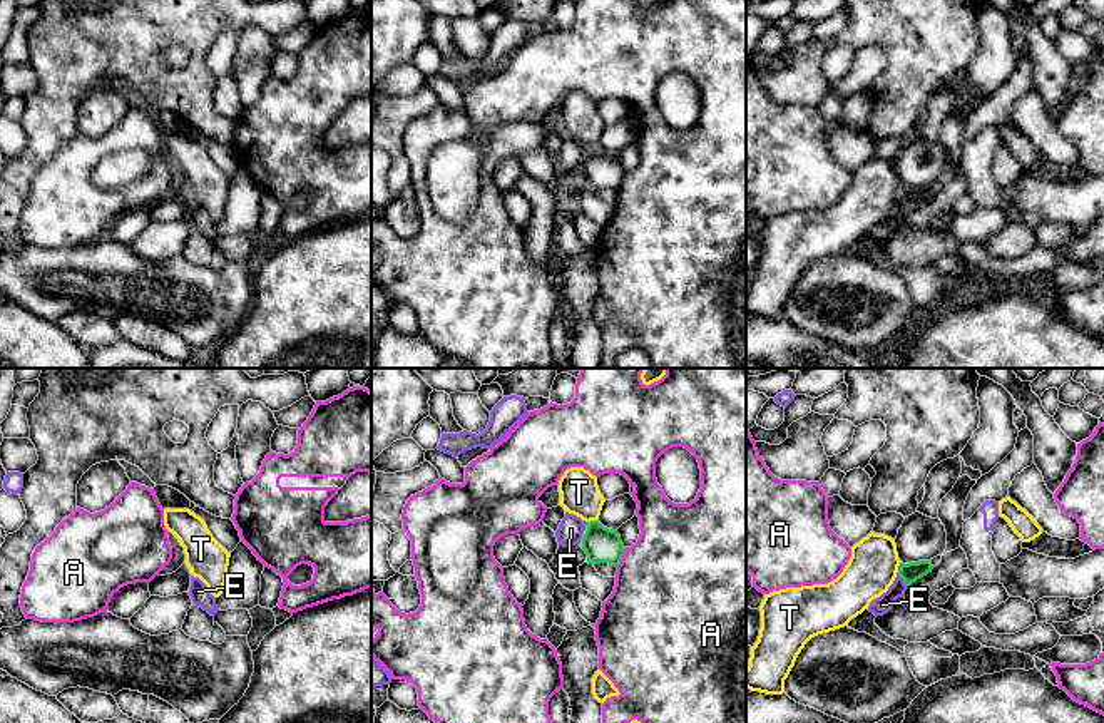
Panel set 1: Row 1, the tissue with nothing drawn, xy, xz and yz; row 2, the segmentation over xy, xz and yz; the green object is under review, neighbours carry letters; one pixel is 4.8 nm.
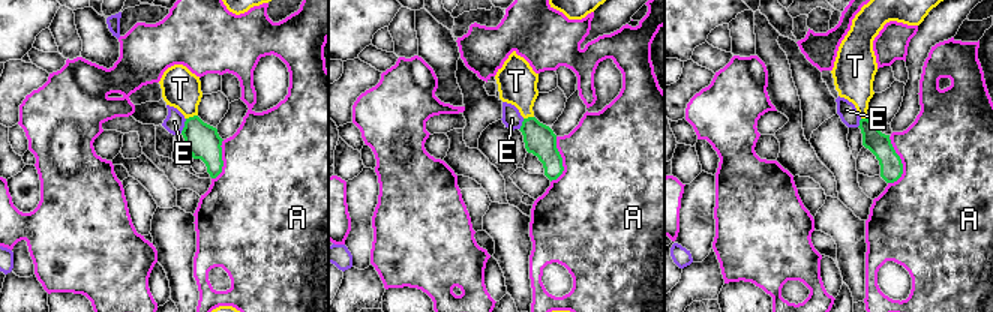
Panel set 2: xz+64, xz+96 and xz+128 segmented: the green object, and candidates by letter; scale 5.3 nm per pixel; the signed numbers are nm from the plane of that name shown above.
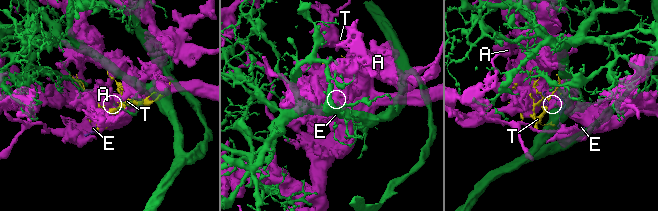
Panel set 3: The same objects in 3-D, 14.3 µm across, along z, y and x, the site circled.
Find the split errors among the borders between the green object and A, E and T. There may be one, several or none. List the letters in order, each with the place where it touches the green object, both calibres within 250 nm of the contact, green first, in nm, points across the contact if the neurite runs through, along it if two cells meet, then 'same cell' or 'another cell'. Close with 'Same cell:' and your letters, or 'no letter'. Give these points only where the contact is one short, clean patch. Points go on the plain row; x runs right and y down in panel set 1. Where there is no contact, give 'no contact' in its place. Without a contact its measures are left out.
A: meets green in xz at (621, 183); 170 nm thick on the green side, 480 nm on the other; another cell
E: meets green in yz at (899, 199); 90 nm thick on the green side, 90 nm on the other; border along yz (900, 188), (899, 199), (907, 210); another cell
T: meets green in xz at (591, 146); 170 nm thick on the green side, 190 nm on the other; runs through xz (601, 169), (591, 146), (587, 129), (579, 117); same cell
Same cell: T

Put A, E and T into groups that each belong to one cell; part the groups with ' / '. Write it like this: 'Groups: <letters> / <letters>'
Groups: A / E / T

